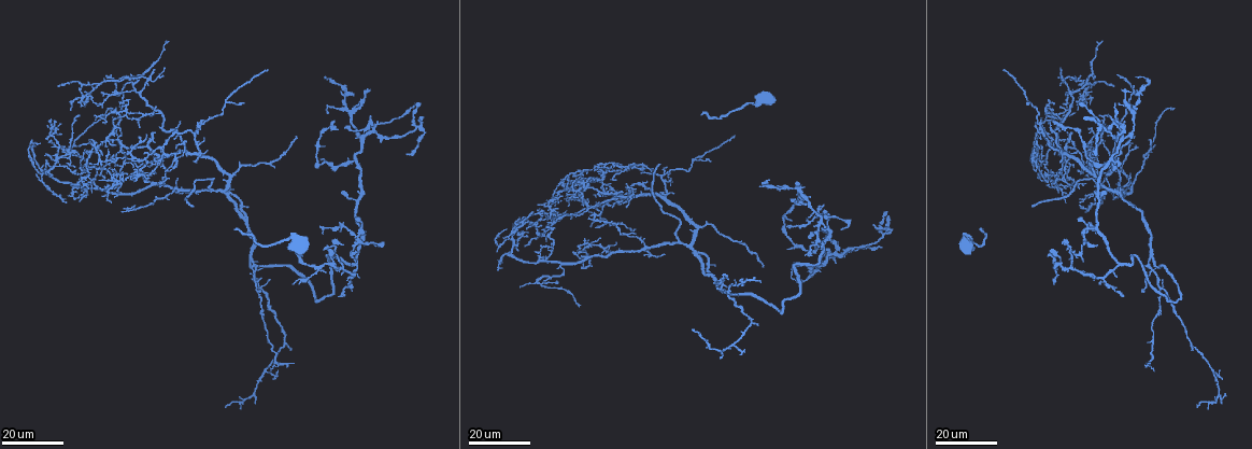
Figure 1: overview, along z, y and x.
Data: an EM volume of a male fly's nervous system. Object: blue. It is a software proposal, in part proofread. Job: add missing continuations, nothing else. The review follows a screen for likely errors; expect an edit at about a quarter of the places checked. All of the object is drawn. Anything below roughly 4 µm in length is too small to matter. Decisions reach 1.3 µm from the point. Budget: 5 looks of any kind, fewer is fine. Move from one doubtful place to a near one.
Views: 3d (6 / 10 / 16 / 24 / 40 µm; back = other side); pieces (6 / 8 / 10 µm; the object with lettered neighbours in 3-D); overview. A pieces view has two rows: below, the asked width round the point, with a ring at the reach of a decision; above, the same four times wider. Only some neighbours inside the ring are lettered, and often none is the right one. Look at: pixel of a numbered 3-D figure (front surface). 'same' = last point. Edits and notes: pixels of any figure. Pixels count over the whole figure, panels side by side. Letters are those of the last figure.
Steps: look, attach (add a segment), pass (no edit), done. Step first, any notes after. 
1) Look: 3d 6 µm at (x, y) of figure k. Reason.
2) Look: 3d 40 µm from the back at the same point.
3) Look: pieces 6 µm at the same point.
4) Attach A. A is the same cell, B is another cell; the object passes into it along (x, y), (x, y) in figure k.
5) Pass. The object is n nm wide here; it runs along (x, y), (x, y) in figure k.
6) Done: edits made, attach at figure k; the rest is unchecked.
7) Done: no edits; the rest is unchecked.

Look: 3d 24 µm at (420, 115) of figure 1. Branch stops here.

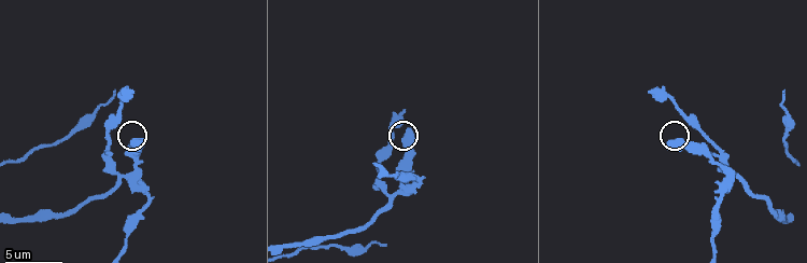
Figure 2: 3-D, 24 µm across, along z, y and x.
Look: pieces 10 µm at (670, 145) of figure 2. See the neighbours.

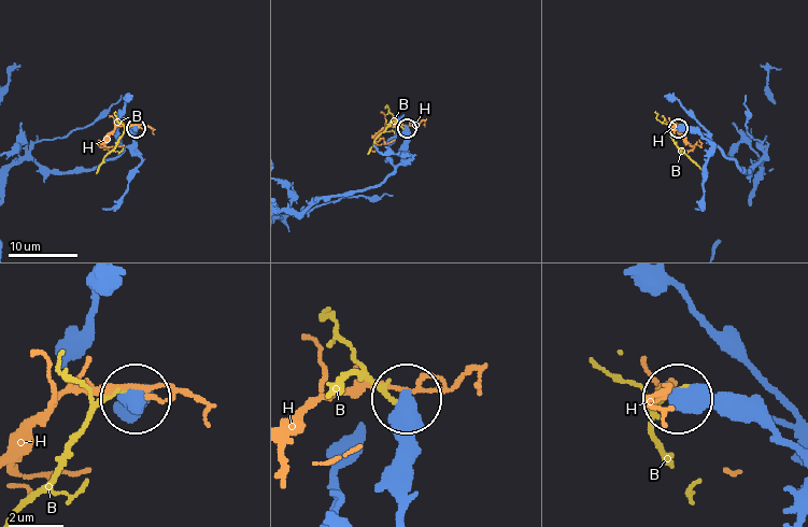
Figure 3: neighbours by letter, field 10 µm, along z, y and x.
Pass. B and H are other cells; none of them fits.

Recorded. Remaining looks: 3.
Look: pieces 6 µm at (385, 246) of figure 2. Thin end.

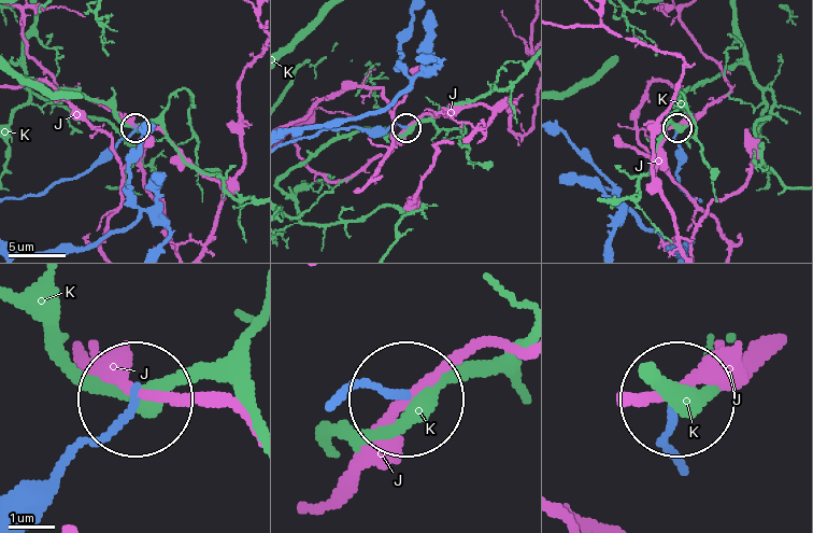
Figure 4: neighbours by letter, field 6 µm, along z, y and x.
Pass. J and K are other cells; it runs along (19, 199), (77, 178), (133, 128) in figure 4; none of them fits.

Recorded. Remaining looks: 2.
Look: 3d 24 µm at (1052, 172) of figure 1. Branch stops here.

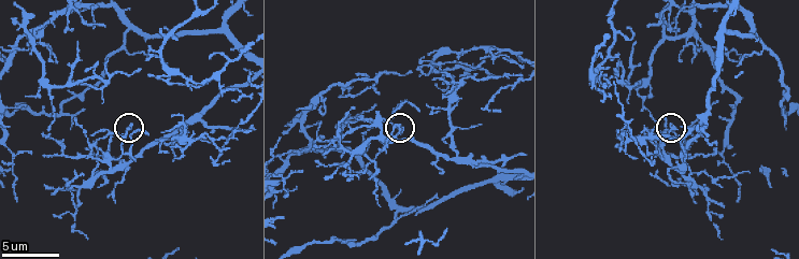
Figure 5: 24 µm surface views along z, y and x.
Look: pieces 8 µm at (671, 124) of figure 5.

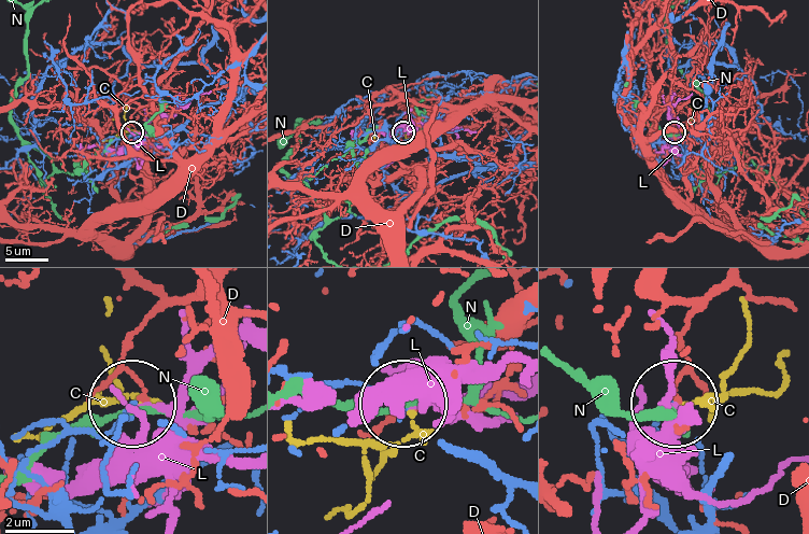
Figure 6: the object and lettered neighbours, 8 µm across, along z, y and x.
Pass. The object is 170 nm wide here; C, D, L and N are other cells; no lettered segment goes on from it.

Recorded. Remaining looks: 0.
Done: no edits; the rest is unchecked.

